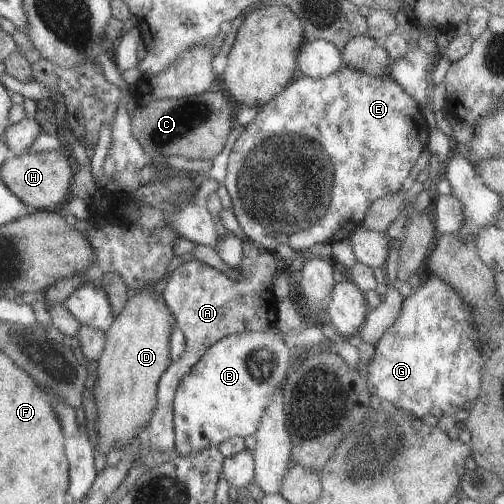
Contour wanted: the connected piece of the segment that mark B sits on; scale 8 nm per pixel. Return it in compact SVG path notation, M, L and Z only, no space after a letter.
M275 325L264 332L248 330L238 332L212 344L183 377L173 399L175 448L180 456L196 454L206 450L206 447L218 448L218 444L228 438L254 435L274 388L284 381L296 354L284 344L282 334Z

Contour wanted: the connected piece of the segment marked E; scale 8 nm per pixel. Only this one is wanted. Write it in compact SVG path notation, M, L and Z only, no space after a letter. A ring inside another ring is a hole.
M343 63L331 76L314 79L301 74L284 88L269 104L261 109L261 112L250 122L242 127L240 138L234 142L234 148L230 152L225 186L232 199L232 211L240 224L240 228L247 237L260 249L277 254L276 245L286 245L297 252L308 249L317 243L337 242L349 239L354 229L360 226L370 204L381 197L392 195L402 188L410 171L417 163L424 150L428 150L430 128L427 126L424 114L420 106L402 91L402 88L389 76L371 76L369 73L360 72L357 69L345 66Z

